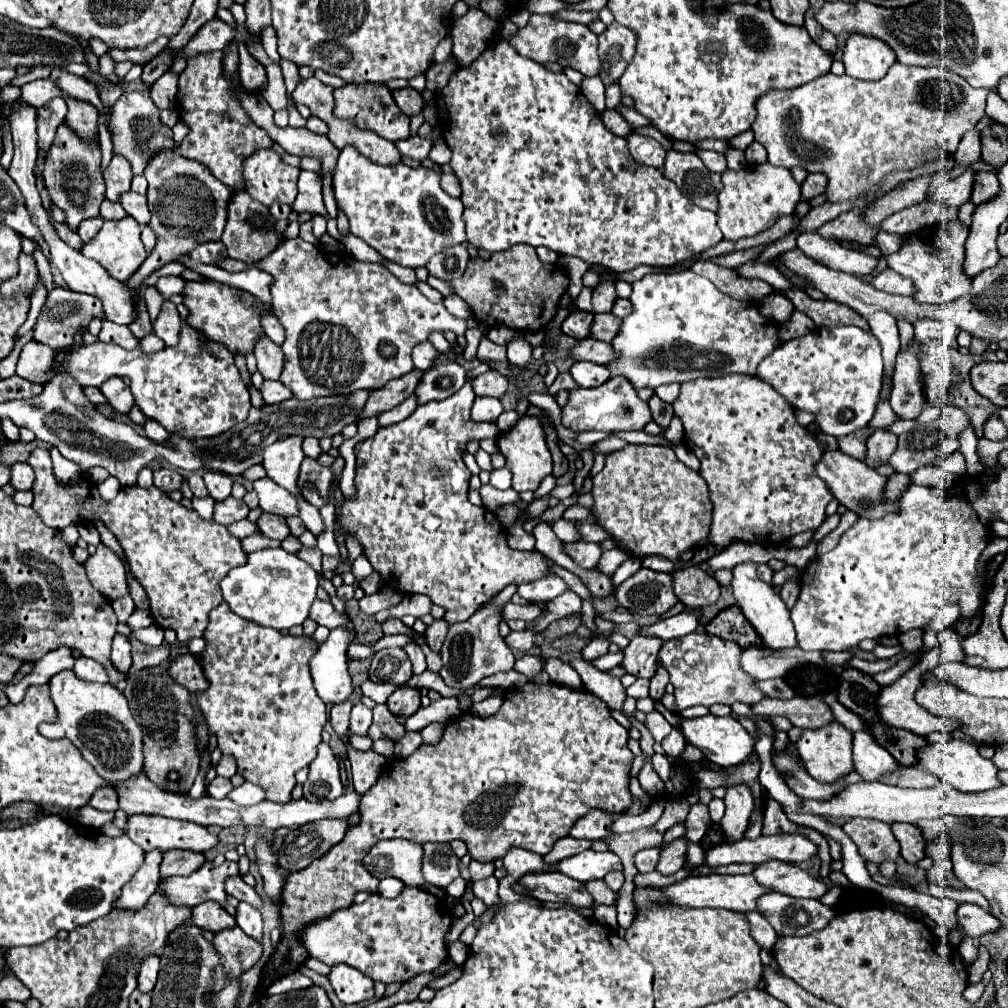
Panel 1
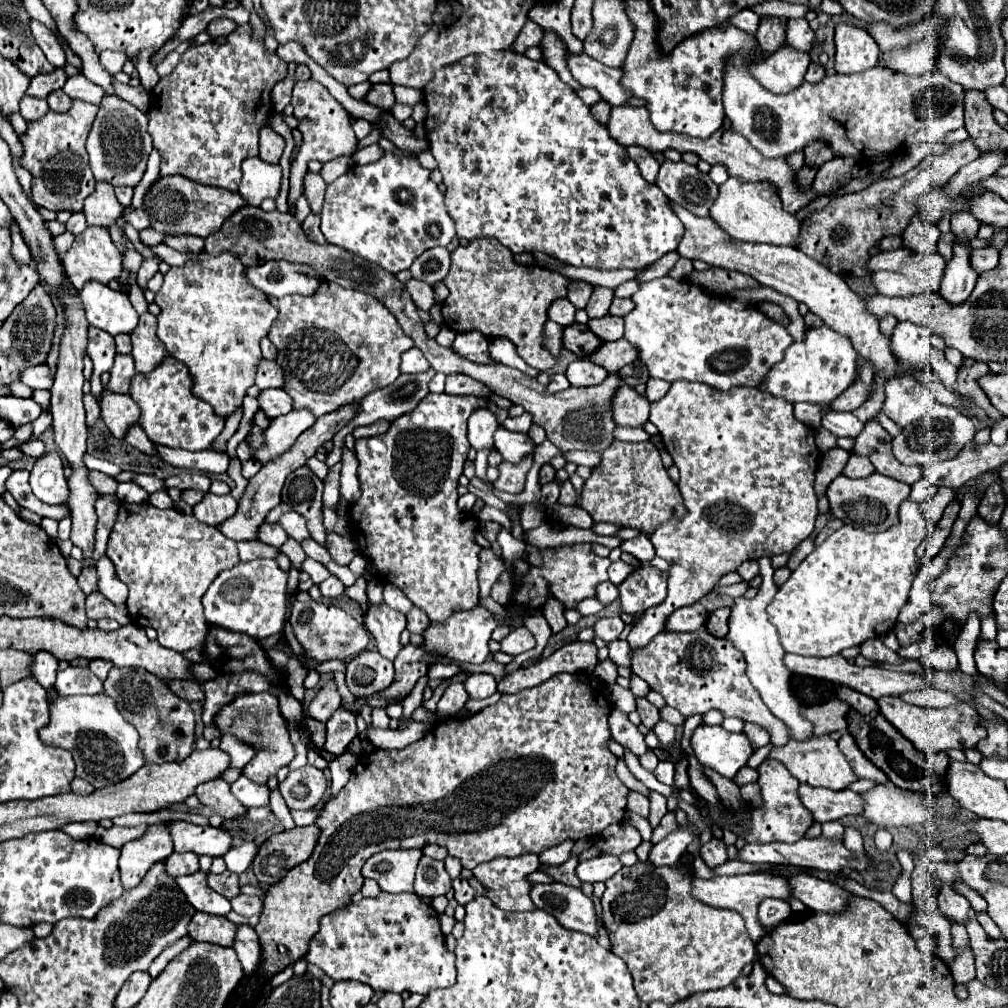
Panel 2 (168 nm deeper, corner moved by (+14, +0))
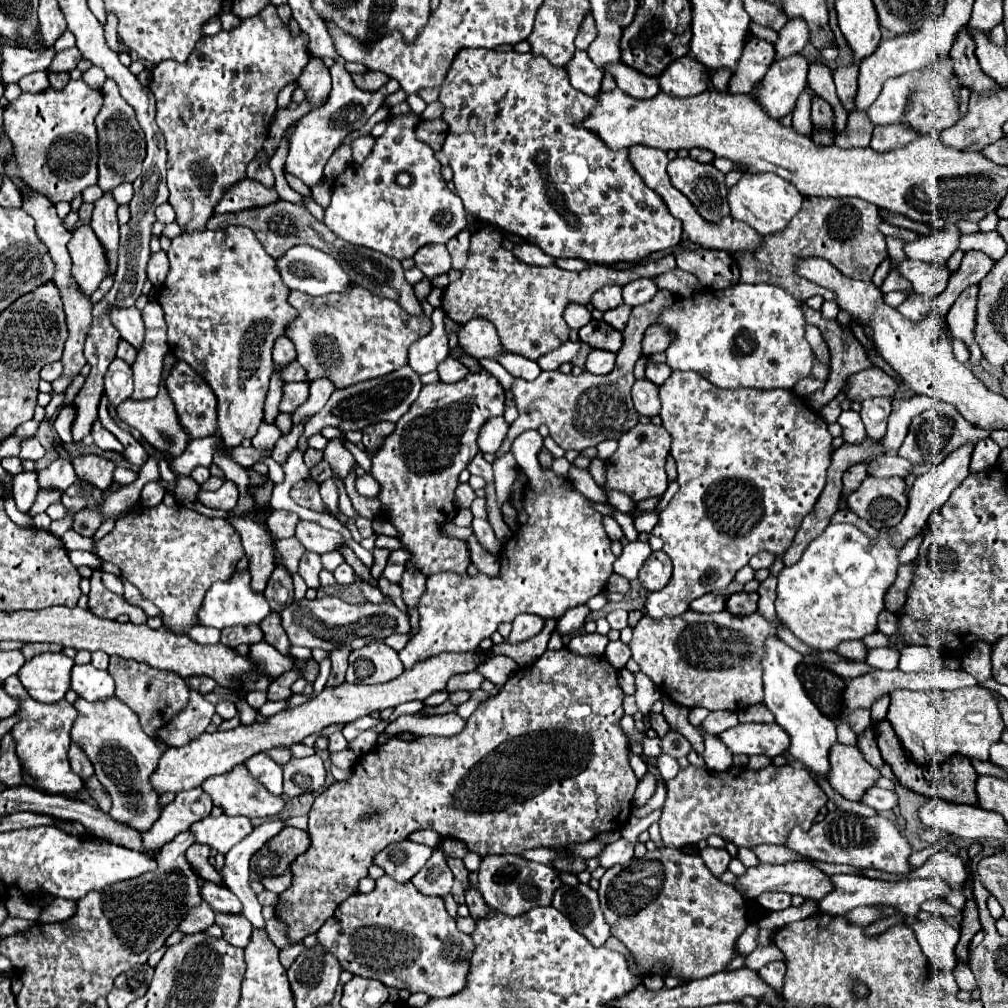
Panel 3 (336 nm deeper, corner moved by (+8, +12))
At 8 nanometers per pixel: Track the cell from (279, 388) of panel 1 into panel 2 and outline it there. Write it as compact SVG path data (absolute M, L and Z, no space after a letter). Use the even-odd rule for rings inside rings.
M265 389L261 391L257 401L269 419L275 419L277 415L285 415L293 409L293 401L283 389Z

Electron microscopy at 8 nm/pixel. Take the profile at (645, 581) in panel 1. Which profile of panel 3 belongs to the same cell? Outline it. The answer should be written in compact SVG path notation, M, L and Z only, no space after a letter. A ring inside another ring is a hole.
M659 551L659 557L657 557L657 553L651 553L651 557L643 563L643 567L639 571L639 581L641 581L643 589L659 591L669 583L671 571L673 571L671 559L667 559L665 551Z

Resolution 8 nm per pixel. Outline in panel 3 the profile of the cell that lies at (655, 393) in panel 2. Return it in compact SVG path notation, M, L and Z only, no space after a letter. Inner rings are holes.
M649 363L647 365L647 379L657 385L663 385L669 375L671 375L671 367L667 367L665 363Z

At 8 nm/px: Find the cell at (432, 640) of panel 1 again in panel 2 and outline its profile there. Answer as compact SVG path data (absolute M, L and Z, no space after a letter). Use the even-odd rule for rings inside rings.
M413 607L405 617L407 617L407 629L411 633L419 633L421 635L429 625L429 617L419 607Z

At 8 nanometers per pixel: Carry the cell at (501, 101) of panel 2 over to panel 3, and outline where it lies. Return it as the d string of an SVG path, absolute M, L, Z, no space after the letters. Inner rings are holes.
M461 49L455 55L455 59L447 71L447 77L441 85L439 101L445 107L441 117L449 125L449 133L445 137L443 151L445 151L445 155L449 155L449 165L453 169L455 193L463 199L465 211L475 215L477 221L497 225L507 233L523 237L523 239L539 245L545 253L549 253L553 257L577 257L577 259L595 261L595 263L603 263L603 265L609 265L615 261L639 261L651 253L675 247L681 241L683 223L679 223L679 219L675 219L669 213L663 197L645 185L645 181L641 179L641 175L635 171L635 167L629 161L629 149L615 151L615 149L607 147L605 141L595 131L589 131L585 127L575 127L575 121L589 117L591 109L597 105L597 97L583 95L581 91L571 87L571 83L567 79L567 71L563 67L555 67L555 65L547 63L547 59L535 57L531 53L517 53L517 51L501 53L495 49L483 49L483 51Z

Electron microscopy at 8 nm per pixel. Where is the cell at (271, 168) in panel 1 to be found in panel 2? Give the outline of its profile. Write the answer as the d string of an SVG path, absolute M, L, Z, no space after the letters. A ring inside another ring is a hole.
M259 157L245 159L243 179L239 185L239 195L247 201L247 205L259 205L263 199L275 199L281 187L281 167L269 165Z

